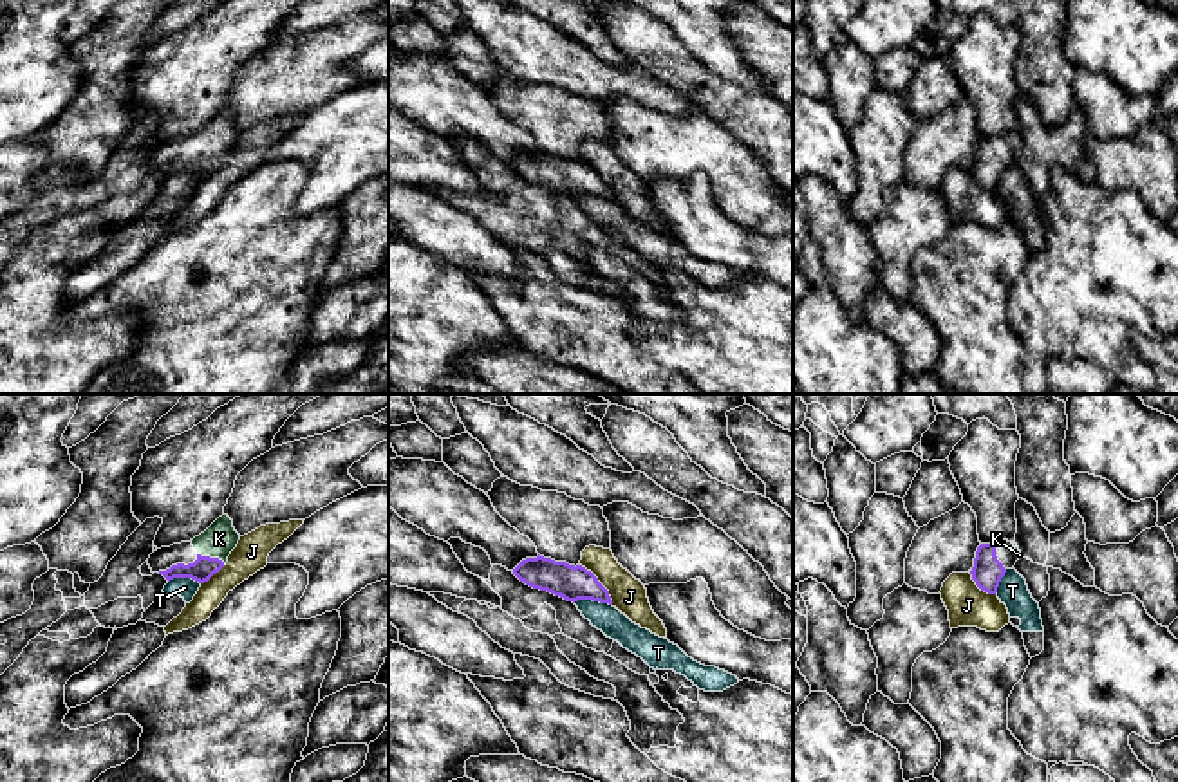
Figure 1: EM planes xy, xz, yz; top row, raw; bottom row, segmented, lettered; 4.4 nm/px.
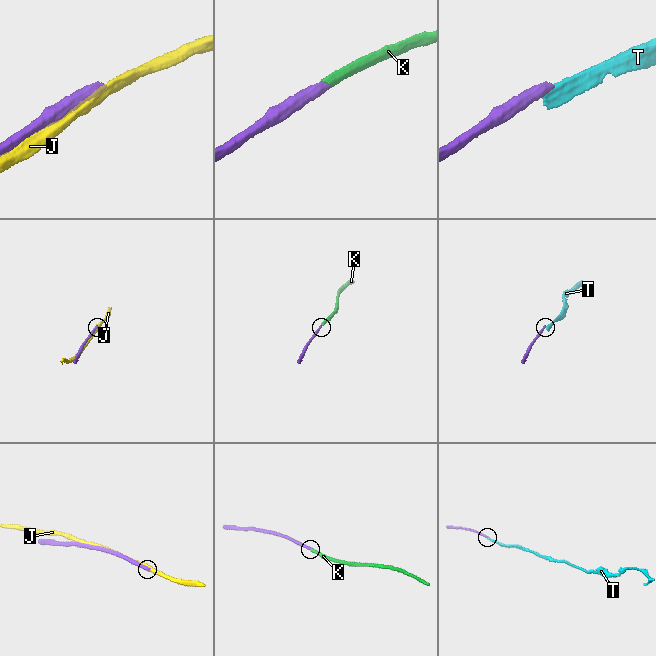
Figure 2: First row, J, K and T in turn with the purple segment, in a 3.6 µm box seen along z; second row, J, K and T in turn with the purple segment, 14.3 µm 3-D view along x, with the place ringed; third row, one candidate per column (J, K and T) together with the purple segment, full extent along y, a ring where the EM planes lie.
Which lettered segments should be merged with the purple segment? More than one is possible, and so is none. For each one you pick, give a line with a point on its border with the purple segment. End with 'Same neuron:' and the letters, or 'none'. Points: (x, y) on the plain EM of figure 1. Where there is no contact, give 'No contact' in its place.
K: Touches purple at xy (212, 154)
Same neuron: K

